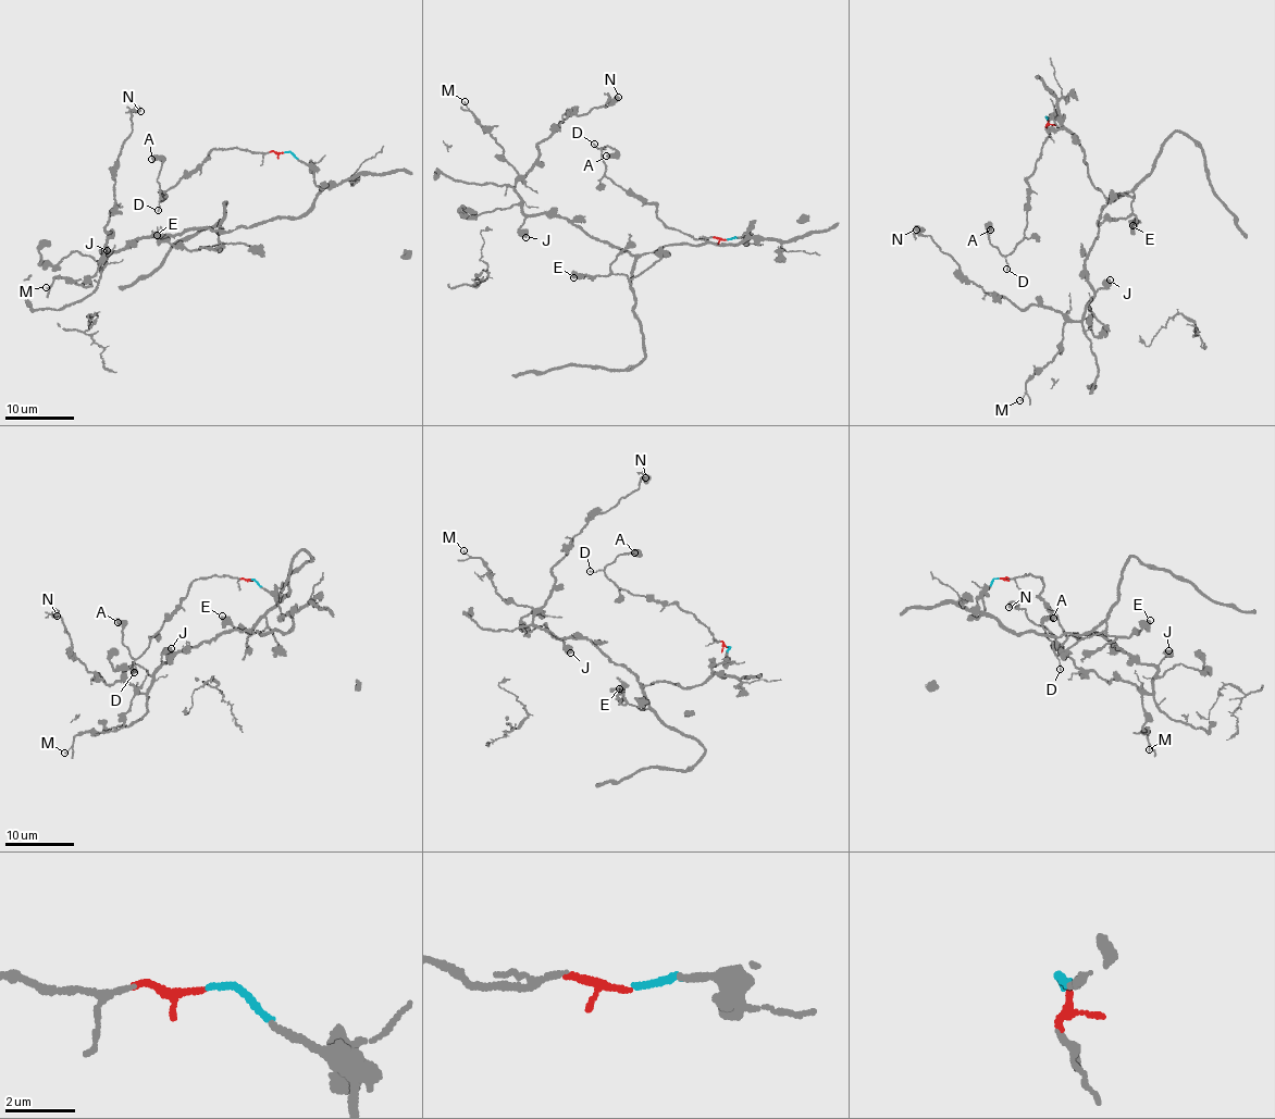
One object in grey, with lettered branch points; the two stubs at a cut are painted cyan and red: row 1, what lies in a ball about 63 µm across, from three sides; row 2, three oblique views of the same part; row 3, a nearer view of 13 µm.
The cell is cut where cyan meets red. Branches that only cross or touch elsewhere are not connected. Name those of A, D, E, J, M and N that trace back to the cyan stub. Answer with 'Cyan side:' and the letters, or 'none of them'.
Cyan side: E, J, M, N

